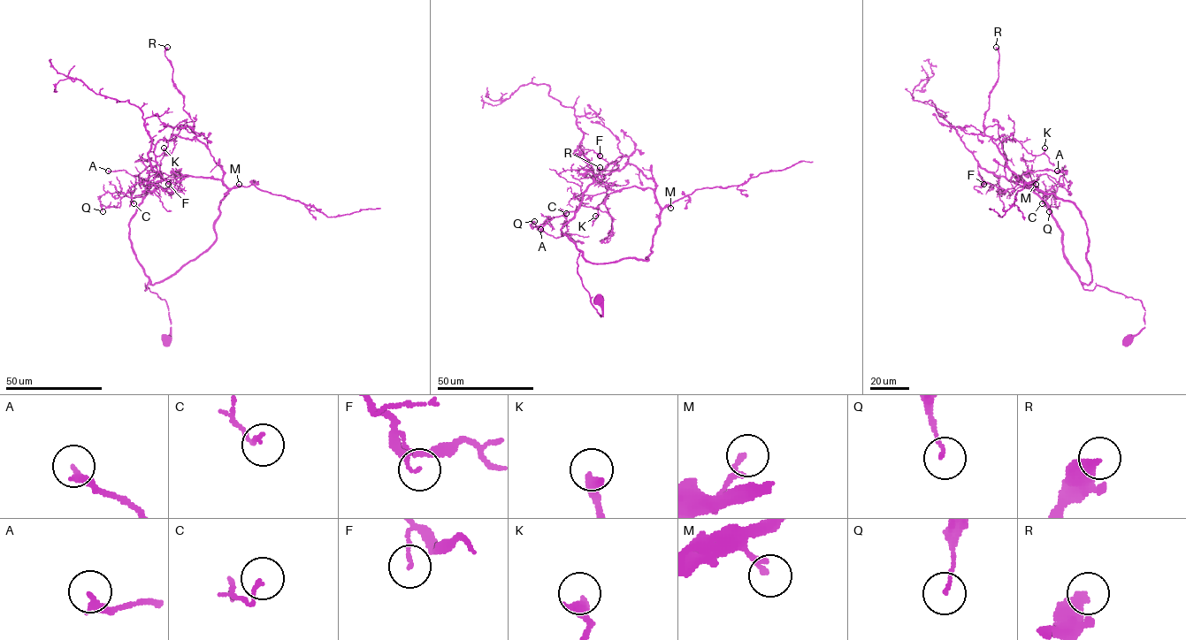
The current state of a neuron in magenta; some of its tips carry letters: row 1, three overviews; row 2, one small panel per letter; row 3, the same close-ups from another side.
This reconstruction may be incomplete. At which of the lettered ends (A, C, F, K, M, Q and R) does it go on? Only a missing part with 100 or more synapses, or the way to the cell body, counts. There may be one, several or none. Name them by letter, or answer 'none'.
none

